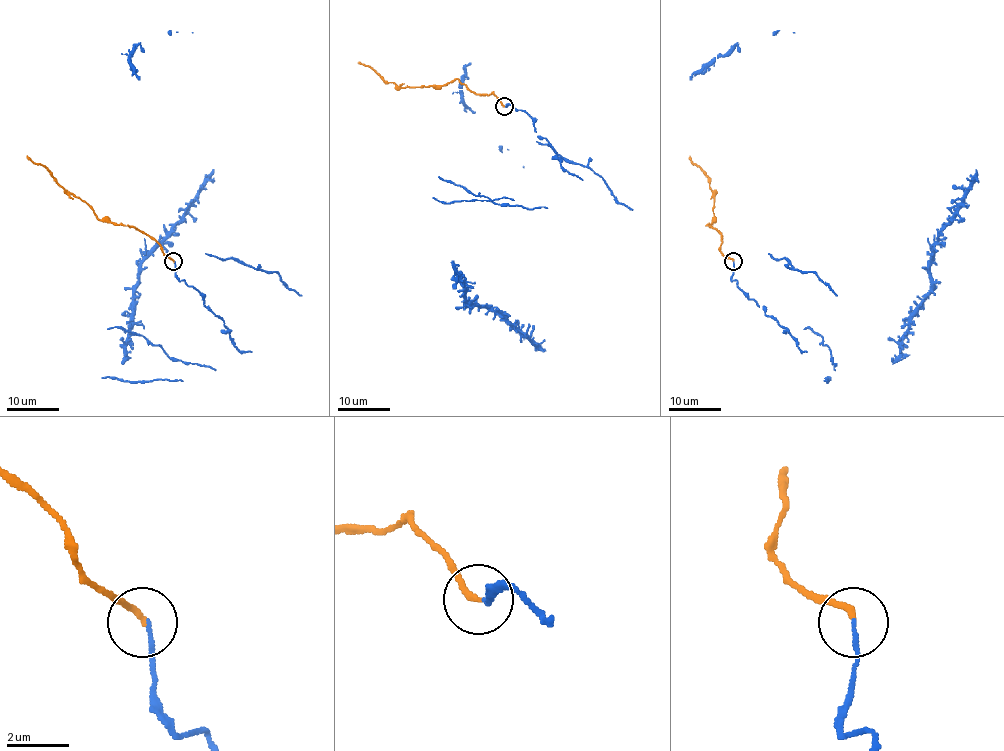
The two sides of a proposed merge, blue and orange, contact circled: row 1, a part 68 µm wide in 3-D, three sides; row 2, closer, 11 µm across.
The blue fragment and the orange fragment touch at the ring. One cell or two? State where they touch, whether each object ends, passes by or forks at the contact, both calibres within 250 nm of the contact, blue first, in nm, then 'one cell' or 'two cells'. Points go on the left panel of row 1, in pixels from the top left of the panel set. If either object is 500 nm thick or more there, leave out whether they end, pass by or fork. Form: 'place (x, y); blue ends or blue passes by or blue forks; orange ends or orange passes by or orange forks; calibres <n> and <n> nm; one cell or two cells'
place (173, 261); blue ends; orange ends; calibres 130 and 200 nm; one cell

